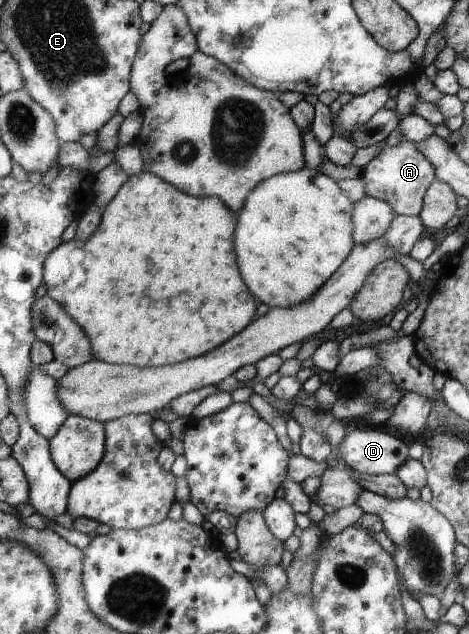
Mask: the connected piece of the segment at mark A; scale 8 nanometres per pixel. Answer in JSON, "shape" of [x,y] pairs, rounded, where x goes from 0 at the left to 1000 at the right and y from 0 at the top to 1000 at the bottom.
{"shape":[[[872,222],[819,232],[770,268],[765,281],[778,289],[778,308],[823,317],[846,341],[891,339],[902,326],[904,304],[928,282],[928,267],[919,256]]]}

